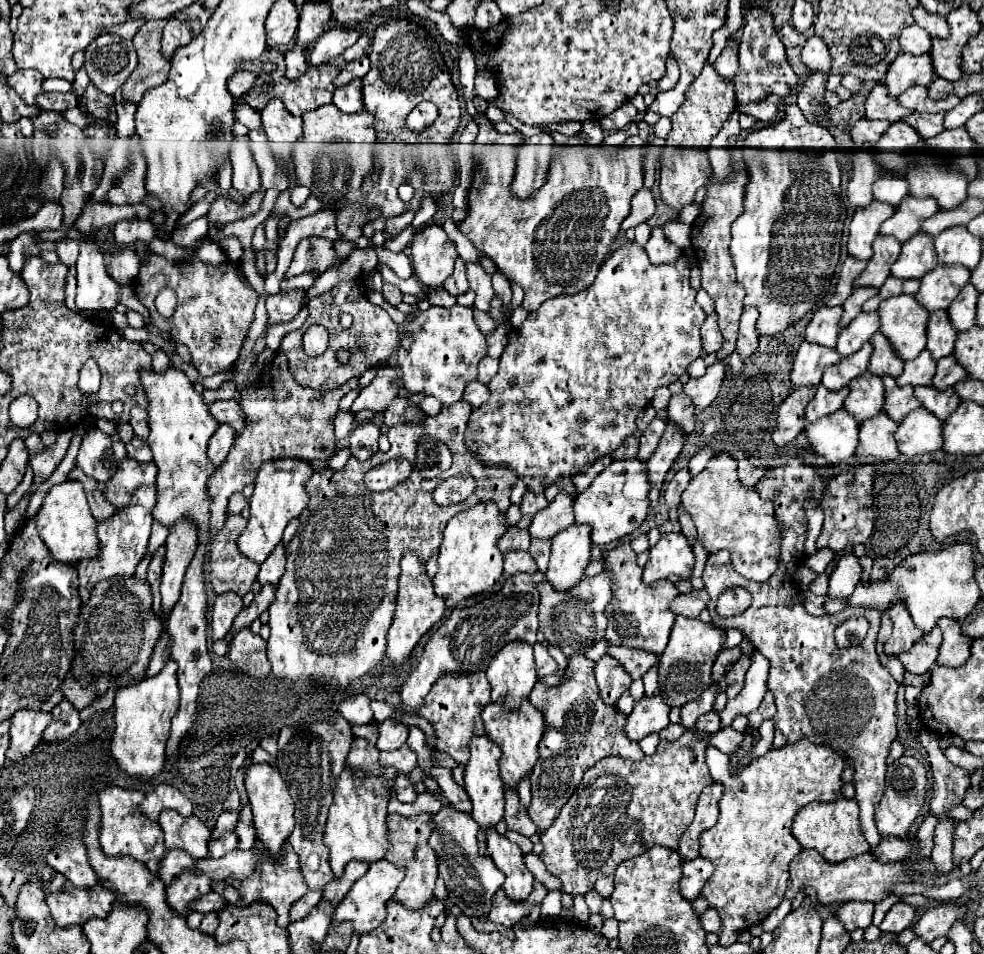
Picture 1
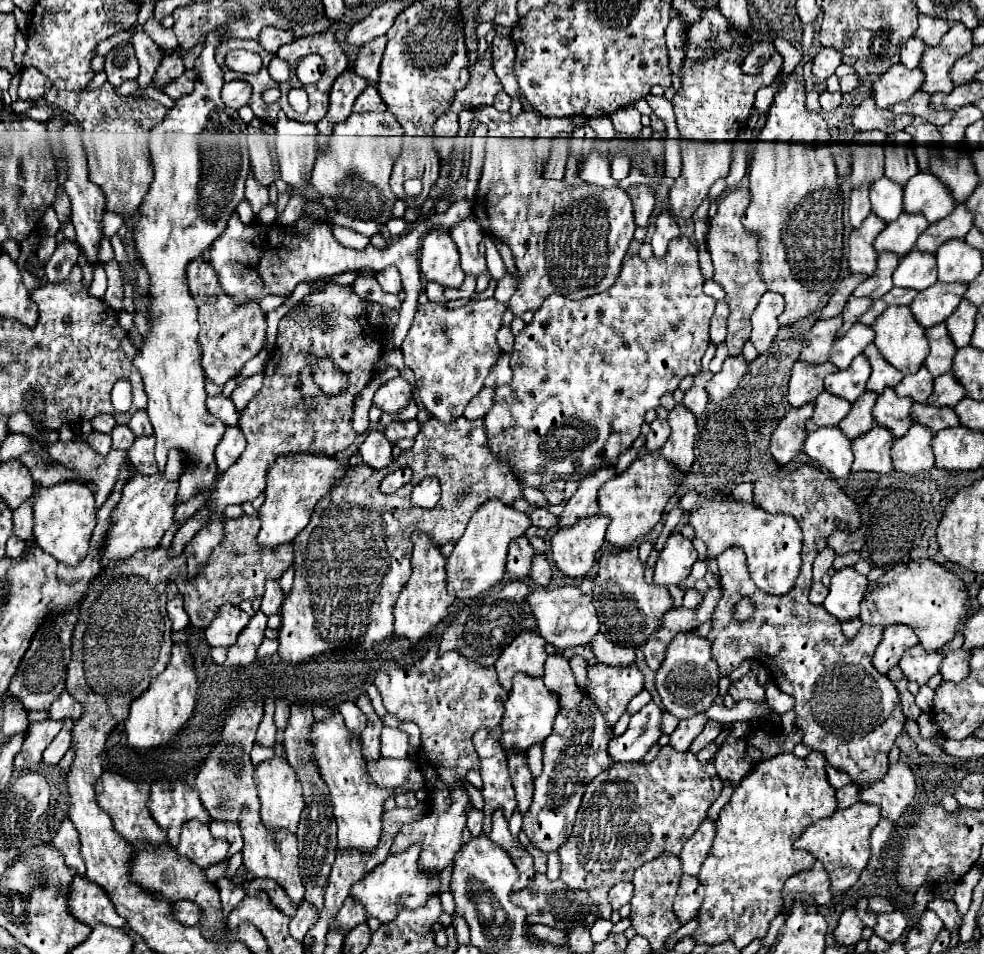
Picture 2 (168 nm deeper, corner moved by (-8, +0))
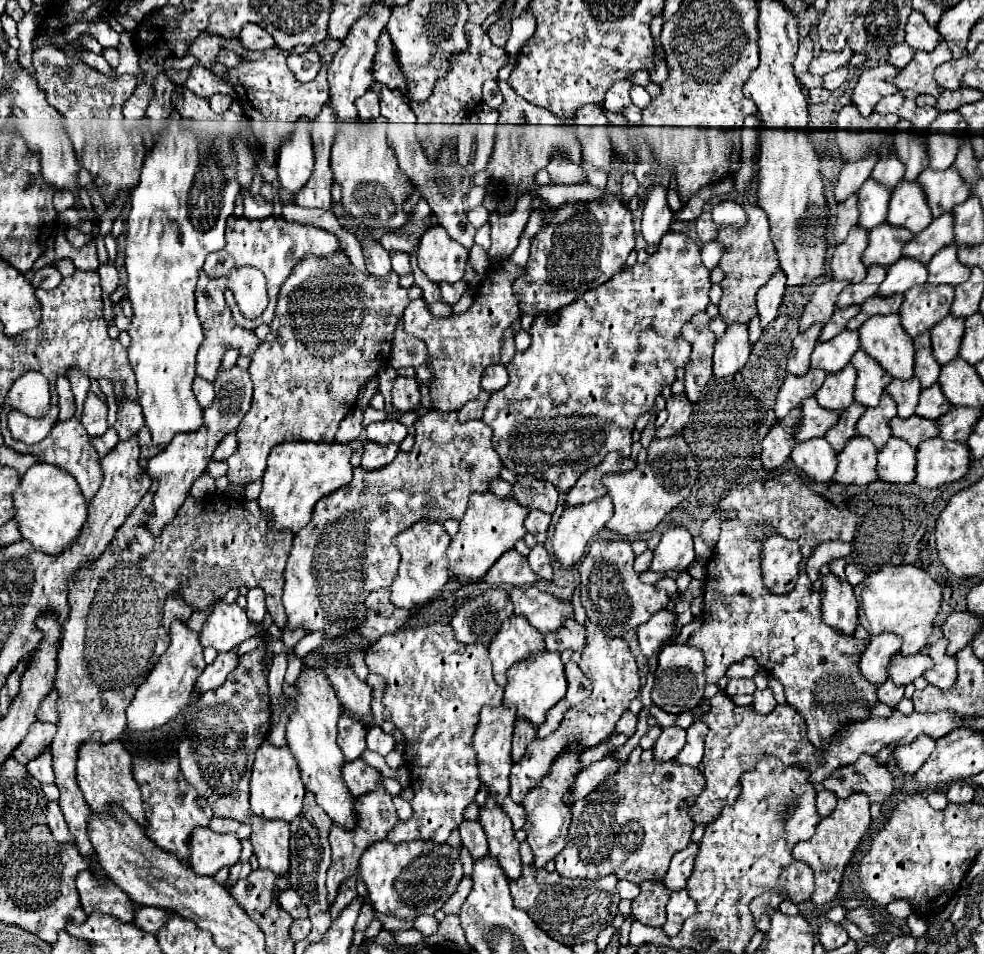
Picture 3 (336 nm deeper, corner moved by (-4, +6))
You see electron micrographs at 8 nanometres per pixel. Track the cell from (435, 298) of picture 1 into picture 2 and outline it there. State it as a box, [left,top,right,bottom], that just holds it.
[426,282,446,304]

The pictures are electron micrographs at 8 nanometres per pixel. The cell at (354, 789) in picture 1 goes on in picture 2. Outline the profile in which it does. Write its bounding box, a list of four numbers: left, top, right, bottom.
[308,712,394,852]

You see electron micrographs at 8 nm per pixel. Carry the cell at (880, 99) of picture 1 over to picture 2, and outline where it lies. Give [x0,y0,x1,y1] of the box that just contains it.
[852,98,912,134]

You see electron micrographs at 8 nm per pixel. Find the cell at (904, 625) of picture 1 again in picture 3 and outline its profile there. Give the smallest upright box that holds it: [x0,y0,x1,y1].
[860,632,902,684]

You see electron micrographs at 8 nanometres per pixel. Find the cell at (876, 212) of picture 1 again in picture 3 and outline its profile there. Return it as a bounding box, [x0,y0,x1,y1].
[832,224,868,282]

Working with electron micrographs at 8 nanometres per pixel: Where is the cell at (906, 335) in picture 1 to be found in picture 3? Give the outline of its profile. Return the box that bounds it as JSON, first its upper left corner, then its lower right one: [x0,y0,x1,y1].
[858,314,914,380]

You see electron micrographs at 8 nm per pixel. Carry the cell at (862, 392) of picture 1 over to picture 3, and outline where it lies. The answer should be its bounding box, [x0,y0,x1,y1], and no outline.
[826,402,866,452]

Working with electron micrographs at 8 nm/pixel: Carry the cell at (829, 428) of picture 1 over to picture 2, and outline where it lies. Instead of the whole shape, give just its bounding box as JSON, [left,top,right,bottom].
[802,426,854,478]

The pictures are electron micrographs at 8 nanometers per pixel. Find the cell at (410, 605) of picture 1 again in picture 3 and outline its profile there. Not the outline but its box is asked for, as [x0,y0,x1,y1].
[390,522,450,608]

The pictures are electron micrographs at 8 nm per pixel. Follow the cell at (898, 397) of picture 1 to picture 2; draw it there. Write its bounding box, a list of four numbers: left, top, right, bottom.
[872,388,912,438]

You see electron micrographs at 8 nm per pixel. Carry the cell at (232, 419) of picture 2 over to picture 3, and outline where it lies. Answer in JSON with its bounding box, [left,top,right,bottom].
[194,376,214,408]

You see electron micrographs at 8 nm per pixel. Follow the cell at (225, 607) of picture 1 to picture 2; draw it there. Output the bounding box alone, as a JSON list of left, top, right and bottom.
[204,604,250,648]

